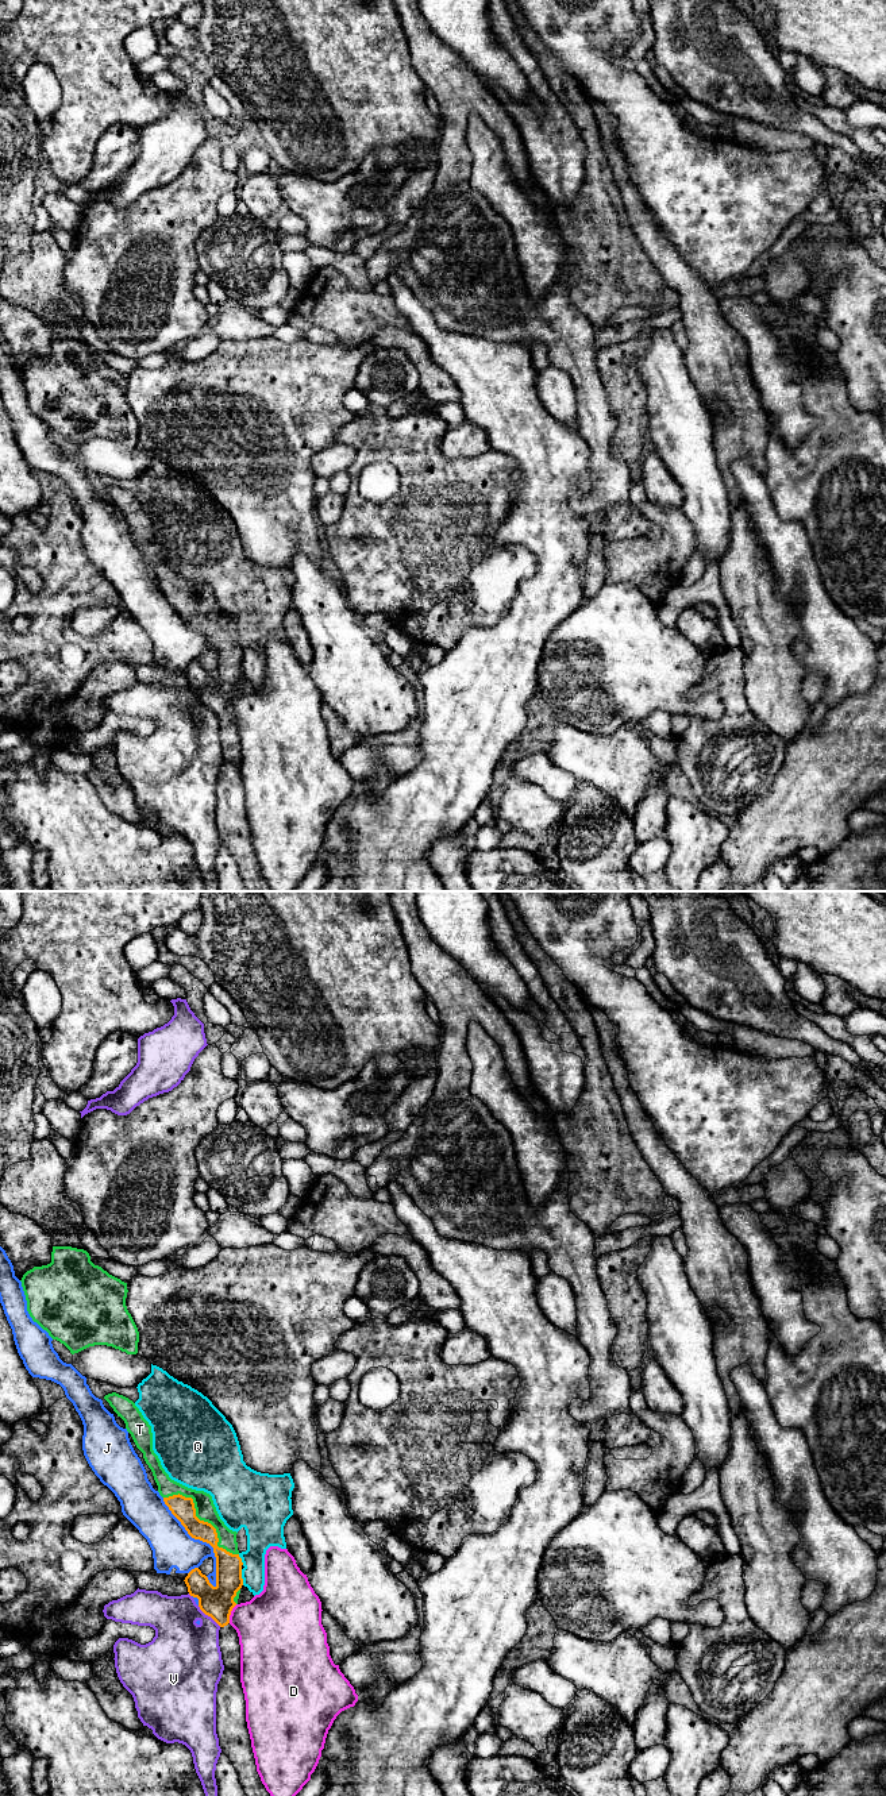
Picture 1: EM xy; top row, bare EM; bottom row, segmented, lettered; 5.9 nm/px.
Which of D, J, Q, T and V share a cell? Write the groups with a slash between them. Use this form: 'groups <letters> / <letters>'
groups D / J / Q / T / V

